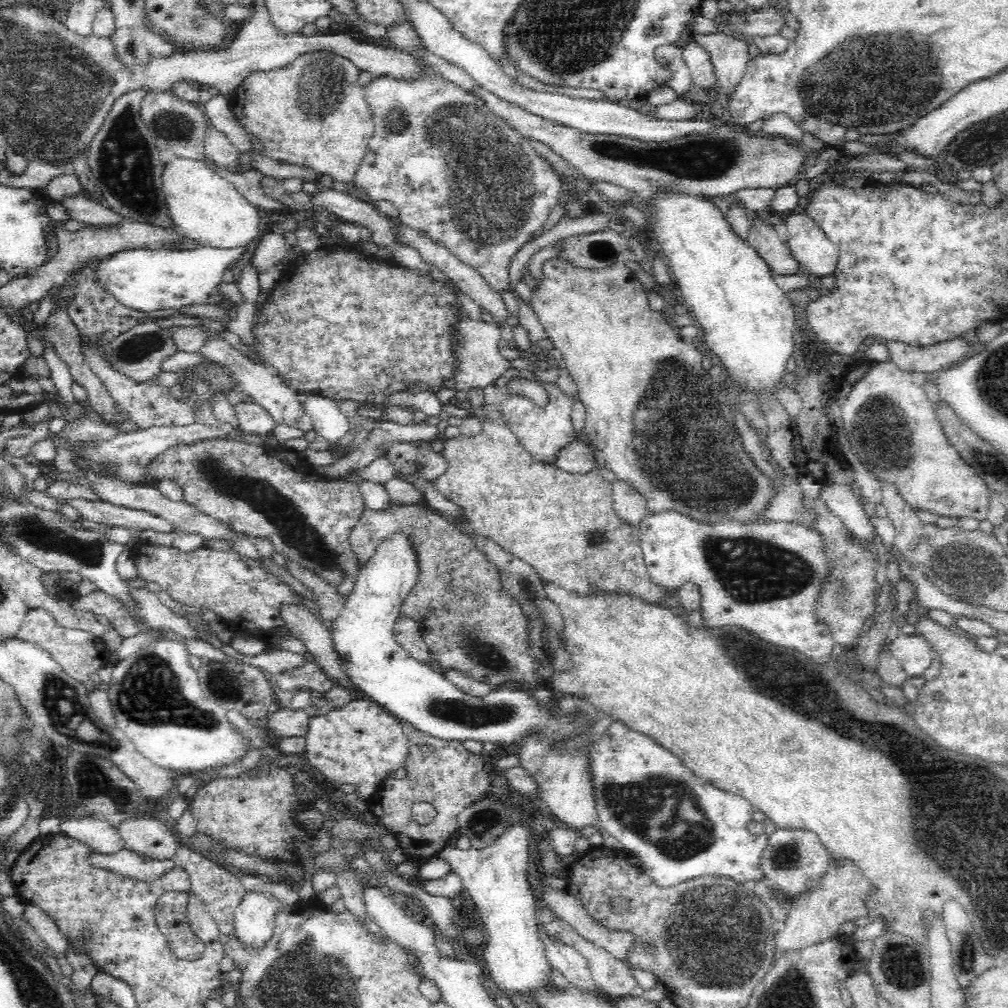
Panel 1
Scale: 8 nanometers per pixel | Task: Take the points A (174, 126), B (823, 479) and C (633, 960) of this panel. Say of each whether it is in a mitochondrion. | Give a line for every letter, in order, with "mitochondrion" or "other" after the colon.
A: mitochondrion
B: other
C: other

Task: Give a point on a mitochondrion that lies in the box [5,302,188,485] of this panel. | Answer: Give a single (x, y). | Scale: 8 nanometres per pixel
(142, 345)

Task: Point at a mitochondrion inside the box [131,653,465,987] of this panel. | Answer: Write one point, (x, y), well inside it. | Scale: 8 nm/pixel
(226, 684)

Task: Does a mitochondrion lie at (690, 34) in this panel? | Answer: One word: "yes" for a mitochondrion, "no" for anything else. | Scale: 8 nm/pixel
no

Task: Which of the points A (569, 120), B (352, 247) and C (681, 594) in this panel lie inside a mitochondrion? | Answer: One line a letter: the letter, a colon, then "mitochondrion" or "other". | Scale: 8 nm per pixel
A: other
B: other
C: other

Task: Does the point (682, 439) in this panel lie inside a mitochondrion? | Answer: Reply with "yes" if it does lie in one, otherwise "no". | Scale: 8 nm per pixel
yes

